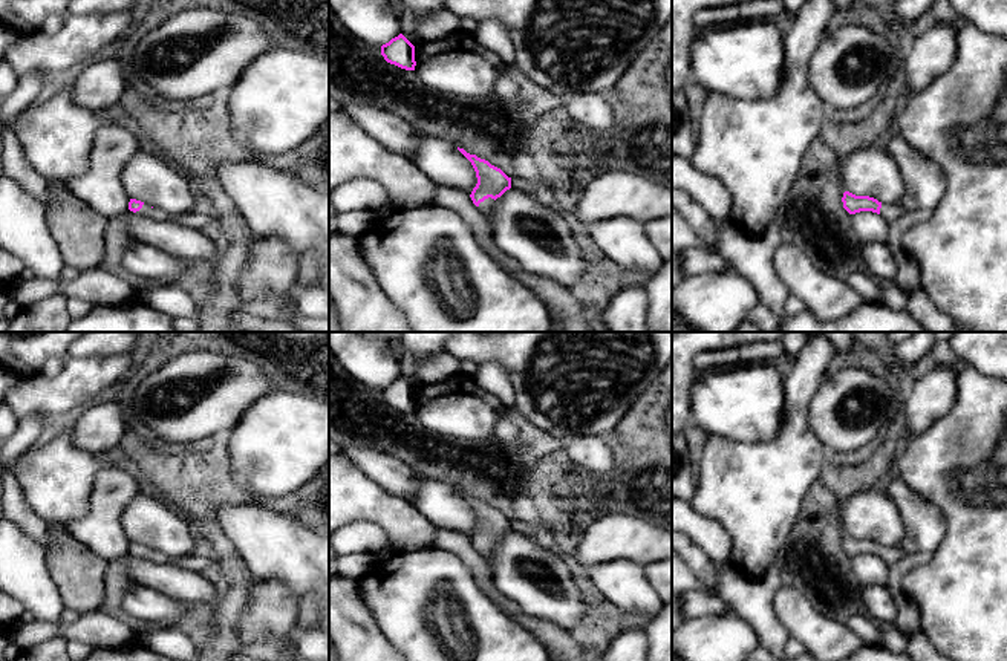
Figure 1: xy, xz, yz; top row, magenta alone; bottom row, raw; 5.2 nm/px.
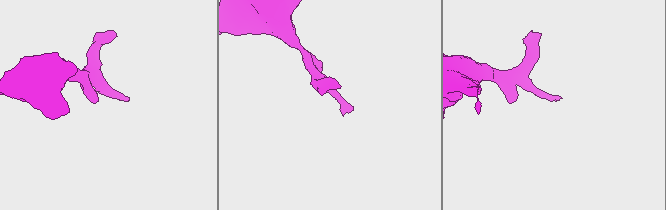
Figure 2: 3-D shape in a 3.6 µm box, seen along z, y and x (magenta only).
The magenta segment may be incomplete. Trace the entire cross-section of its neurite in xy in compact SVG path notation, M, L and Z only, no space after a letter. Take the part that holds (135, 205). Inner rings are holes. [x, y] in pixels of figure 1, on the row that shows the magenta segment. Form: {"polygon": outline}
{"polygon": "M130 199L129 210L142 216L142 217L152 217L152 219L156 219L156 220L165 220L165 219L170 217L161 208L152 208L148 204L144 204L144 202L136 200L136 199Z"}

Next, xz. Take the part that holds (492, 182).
{"polygon": "M464 148L458 150L471 162L477 184L473 188L470 197L473 204L487 216L493 223L493 208L496 199L511 188L511 177L508 177L500 168L491 165L488 161L467 153Z"}

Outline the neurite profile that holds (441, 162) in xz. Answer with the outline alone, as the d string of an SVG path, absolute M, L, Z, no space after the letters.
M422 135L407 156L436 187L471 194L477 184L471 162L451 144Z

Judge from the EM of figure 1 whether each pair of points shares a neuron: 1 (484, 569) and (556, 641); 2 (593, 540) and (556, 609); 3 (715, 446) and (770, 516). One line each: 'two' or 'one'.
1: one
2: two
3: one

